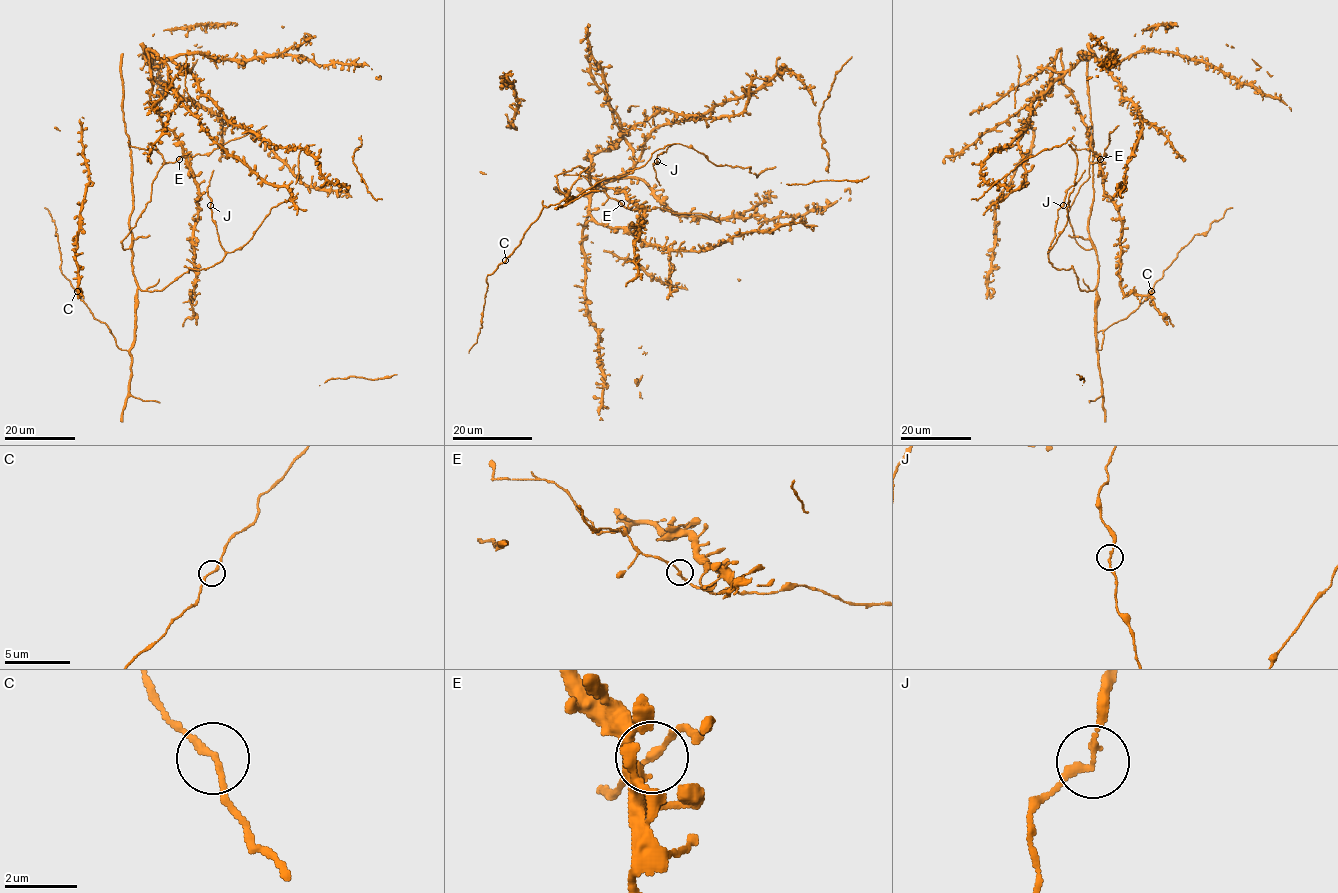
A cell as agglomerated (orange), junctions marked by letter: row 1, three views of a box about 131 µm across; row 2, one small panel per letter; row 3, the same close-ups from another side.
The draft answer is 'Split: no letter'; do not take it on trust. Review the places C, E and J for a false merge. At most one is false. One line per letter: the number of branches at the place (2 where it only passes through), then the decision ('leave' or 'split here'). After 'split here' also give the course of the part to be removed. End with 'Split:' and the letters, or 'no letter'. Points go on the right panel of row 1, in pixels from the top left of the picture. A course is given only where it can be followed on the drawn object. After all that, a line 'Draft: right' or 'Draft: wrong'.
C: branches 2; leave
E: branches 2; leave
J: branches 2; leave
Split: no letter
Draft: right

